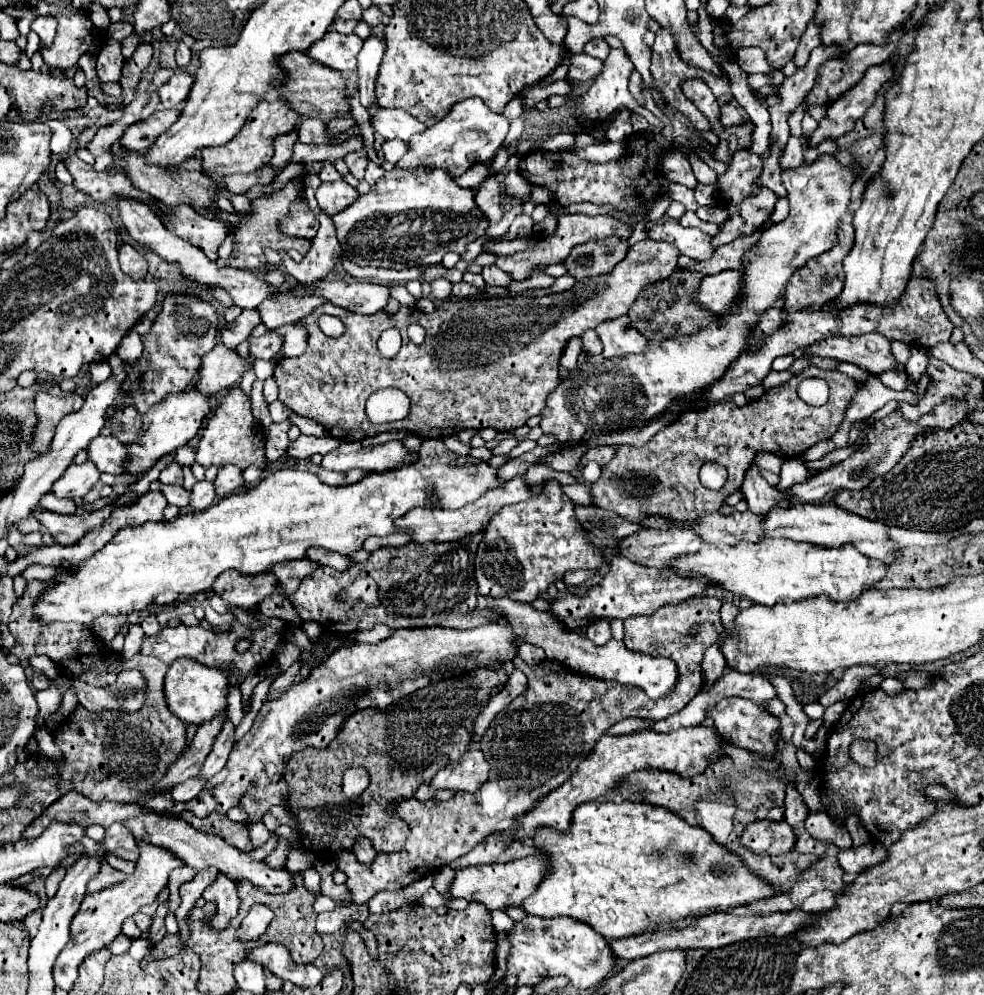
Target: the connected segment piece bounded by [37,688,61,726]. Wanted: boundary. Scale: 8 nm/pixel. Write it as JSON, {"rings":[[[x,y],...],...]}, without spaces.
{"rings":[[[49,688],[47,692],[43,692],[43,696],[37,696],[37,704],[39,704],[39,716],[37,716],[37,726],[43,726],[43,718],[47,716],[47,712],[55,712],[59,708],[61,696],[57,694],[55,688]]]}

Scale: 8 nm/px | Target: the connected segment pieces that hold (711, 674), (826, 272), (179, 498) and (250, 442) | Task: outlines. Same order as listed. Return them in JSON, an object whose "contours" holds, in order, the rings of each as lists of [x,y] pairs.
{"contours":[[[[717,642],[705,650],[705,658],[701,666],[703,666],[703,676],[705,676],[705,688],[713,686],[725,670],[725,656],[721,654],[721,650],[717,650]]],[[[841,224],[837,230],[839,242],[835,248],[831,248],[829,252],[809,260],[805,266],[801,266],[799,270],[793,272],[793,276],[789,278],[787,286],[785,286],[785,310],[789,312],[797,312],[797,310],[821,310],[823,306],[827,306],[829,302],[833,302],[837,298],[837,294],[843,290],[845,282],[845,274],[841,270],[841,262],[843,258],[849,254],[849,250],[853,248],[853,226],[851,224]]],[[[161,486],[161,492],[165,494],[169,504],[175,504],[181,510],[189,506],[189,490],[185,490],[183,486]]],[[[241,388],[229,390],[229,394],[219,402],[215,412],[207,418],[207,424],[203,428],[203,436],[197,446],[197,458],[203,468],[209,466],[225,466],[235,464],[239,468],[247,468],[249,464],[265,464],[265,438],[261,426],[255,422],[251,414],[251,402],[243,394]]]]}

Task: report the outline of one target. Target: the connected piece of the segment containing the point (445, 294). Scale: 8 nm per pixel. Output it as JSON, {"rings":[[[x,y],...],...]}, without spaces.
{"rings":[[[437,278],[433,284],[431,284],[431,296],[435,300],[447,300],[451,296],[451,282],[445,280],[445,278]]]}

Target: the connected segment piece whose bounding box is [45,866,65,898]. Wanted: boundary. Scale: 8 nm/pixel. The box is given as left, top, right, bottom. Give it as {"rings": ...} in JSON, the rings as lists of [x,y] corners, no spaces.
{"rings":[[[57,866],[57,868],[47,876],[47,880],[45,880],[45,886],[47,886],[47,898],[55,896],[57,886],[59,886],[59,882],[63,880],[63,876],[65,876],[65,868],[61,868],[61,866]]]}

